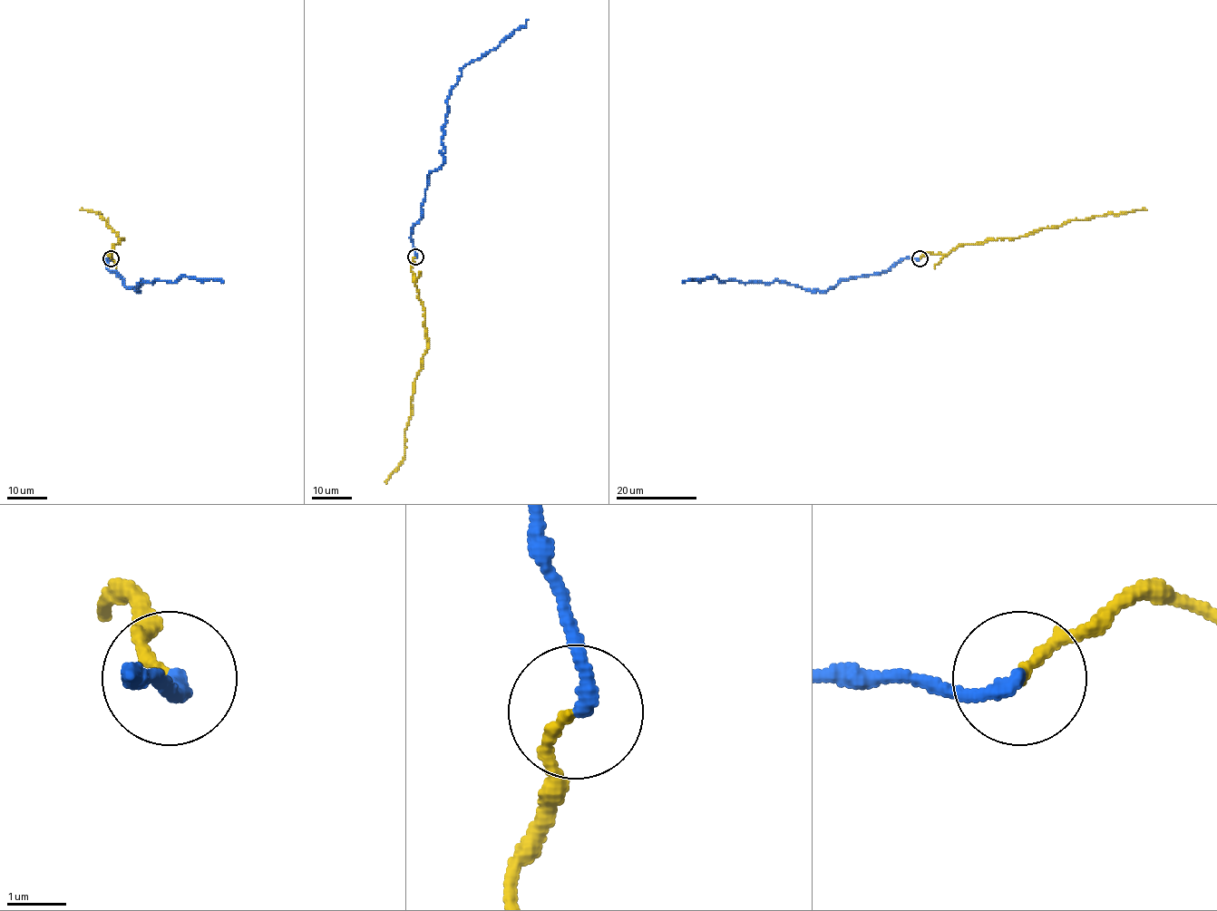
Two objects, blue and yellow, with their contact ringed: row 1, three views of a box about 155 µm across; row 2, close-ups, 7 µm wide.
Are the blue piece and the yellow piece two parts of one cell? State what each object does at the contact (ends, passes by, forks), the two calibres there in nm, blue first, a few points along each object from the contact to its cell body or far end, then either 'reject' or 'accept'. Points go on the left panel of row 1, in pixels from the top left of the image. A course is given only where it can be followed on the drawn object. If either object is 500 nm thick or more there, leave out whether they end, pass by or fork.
blue ends; yellow ends; calibres 240 and 190 nm; course blue (111, 257), (105, 260), (106, 267), (139, 292), (141, 280), (175, 282), (189, 276), (224, 282); course yellow (111, 257), (106, 253), (110, 255), (113, 246), (122, 238), (117, 236), (101, 213), (82, 210); accept

